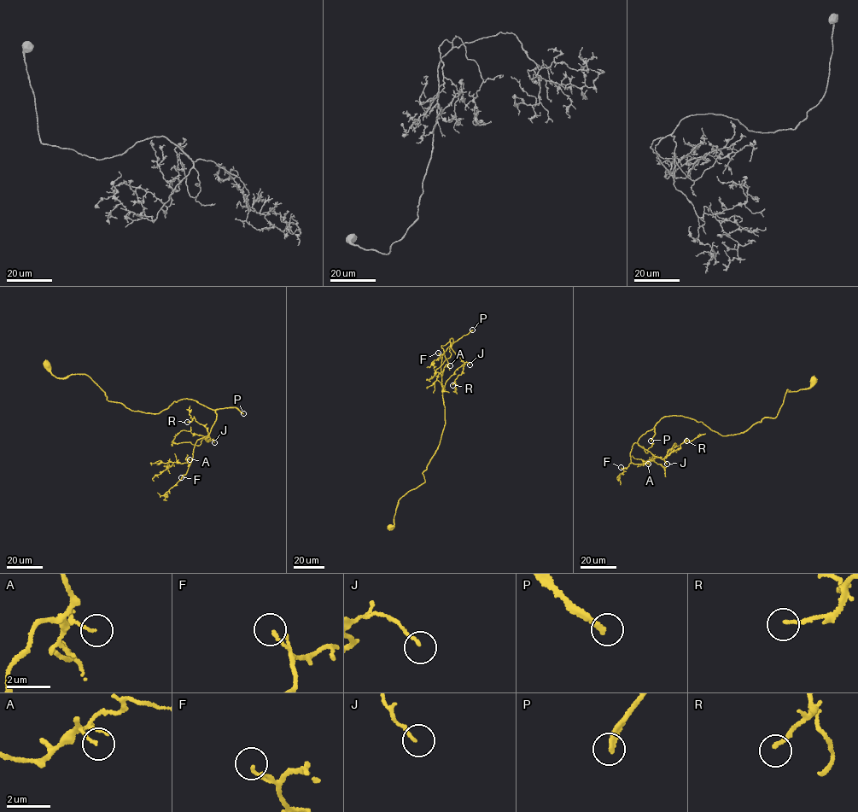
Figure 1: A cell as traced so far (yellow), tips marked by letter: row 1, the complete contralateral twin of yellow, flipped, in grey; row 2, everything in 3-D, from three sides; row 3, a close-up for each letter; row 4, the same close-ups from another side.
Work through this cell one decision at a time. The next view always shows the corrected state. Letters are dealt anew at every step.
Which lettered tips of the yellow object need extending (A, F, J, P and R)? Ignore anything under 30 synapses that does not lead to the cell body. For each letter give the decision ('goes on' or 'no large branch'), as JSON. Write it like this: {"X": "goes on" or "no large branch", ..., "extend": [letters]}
{"A": "no large branch", "F": "no large branch", "J": "no large branch", "P": "goes on", "R": "goes on", "extend": ["P", "R"]}

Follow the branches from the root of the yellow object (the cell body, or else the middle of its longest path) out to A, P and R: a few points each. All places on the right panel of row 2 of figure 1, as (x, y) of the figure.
A: (702, 423), (680, 416), (662, 417), (654, 429), (643, 435), (638, 443), (632, 446), (631, 462), (648, 464)
P: (702, 423), (680, 416), (662, 417), (654, 427), (655, 433), (650, 441)
R: (702, 423), (680, 416), (663, 417), (654, 429), (640, 437), (637, 443), (662, 458), (686, 441)

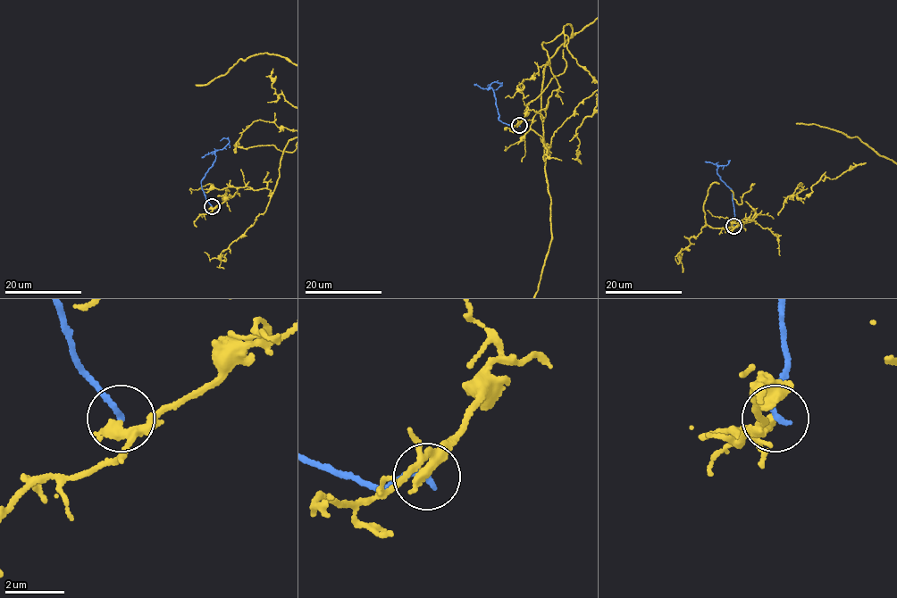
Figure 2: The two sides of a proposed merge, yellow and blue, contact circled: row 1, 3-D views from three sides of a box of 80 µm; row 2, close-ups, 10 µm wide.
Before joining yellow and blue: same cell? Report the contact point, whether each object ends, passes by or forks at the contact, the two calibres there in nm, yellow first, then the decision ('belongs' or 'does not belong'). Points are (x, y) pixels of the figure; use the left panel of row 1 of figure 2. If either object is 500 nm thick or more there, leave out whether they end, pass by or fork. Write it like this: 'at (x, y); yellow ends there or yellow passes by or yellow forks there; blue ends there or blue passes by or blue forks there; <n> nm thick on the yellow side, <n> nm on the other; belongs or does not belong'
at (212, 206); yellow passes by; blue ends there; 280 nm thick on the yellow side, 190 nm on the other; does not belong

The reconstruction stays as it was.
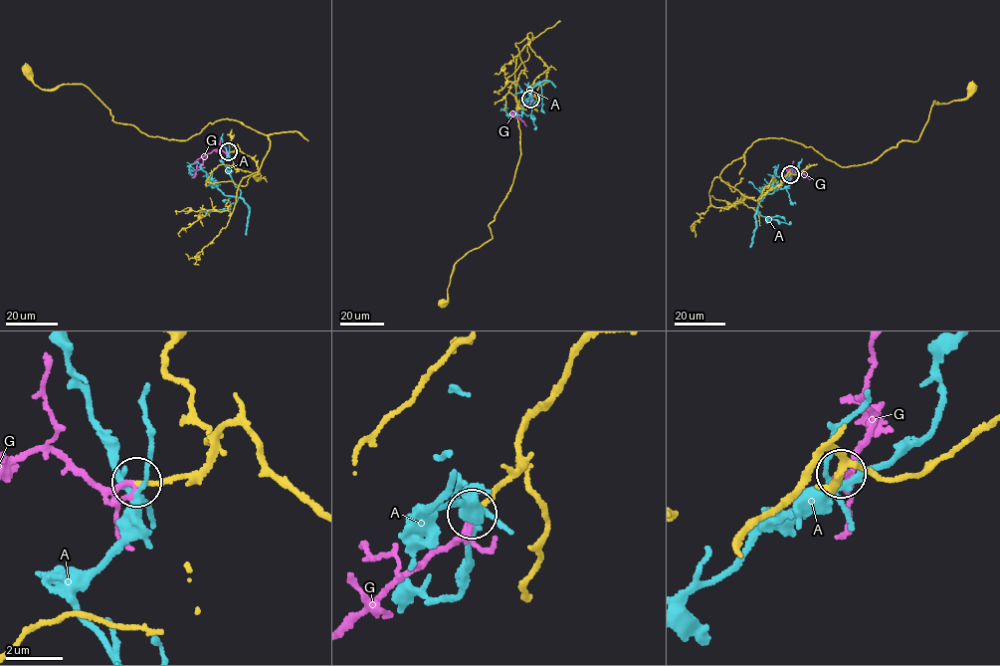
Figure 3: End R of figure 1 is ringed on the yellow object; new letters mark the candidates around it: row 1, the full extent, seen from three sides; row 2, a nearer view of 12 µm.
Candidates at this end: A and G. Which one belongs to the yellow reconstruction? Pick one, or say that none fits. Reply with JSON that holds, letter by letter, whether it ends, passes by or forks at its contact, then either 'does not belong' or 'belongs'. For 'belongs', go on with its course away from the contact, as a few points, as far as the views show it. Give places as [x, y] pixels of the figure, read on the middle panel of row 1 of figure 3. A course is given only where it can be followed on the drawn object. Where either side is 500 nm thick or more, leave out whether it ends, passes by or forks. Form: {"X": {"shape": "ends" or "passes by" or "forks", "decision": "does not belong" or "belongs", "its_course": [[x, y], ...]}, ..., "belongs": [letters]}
{"A": {"shape": "forks", "decision": "does not belong"}, "G": {"shape": "ends", "decision": "belongs", "its_course": [[530, 99], [511, 112], [509, 118]]}, "belongs": ["G"]}

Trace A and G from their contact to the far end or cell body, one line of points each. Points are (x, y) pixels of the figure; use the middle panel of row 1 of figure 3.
A: (530, 98), (527, 99), (533, 87), (540, 82), (524, 93), (522, 114), (508, 115), (502, 109), (506, 102)
G: (530, 99), (511, 112), (509, 118)

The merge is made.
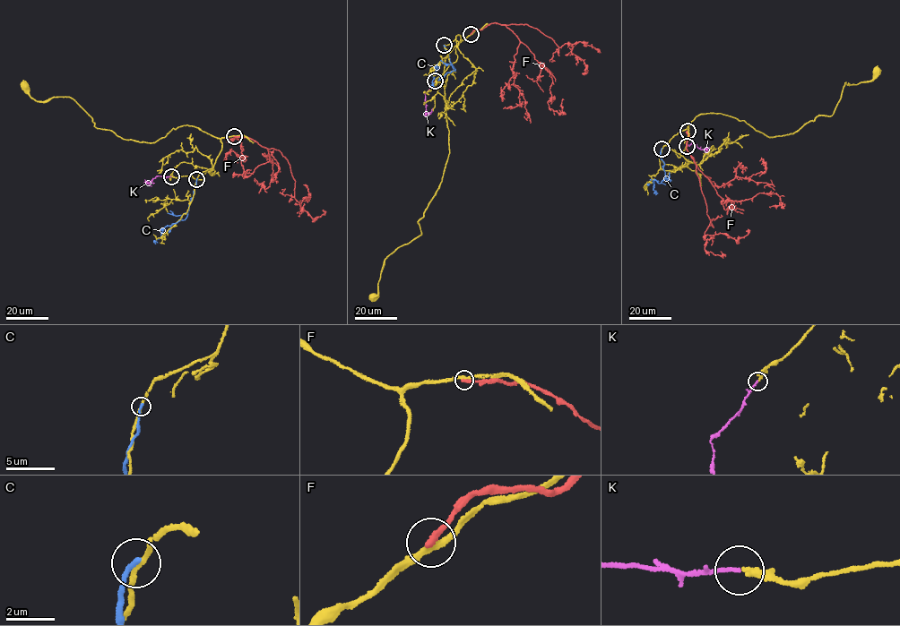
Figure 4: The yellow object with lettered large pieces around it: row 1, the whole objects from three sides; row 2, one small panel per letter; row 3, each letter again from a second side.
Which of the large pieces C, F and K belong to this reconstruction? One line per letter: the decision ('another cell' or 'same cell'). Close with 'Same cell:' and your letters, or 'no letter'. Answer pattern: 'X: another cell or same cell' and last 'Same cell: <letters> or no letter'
C: another cell
F: another cell
K: same cell
Same cell: K

